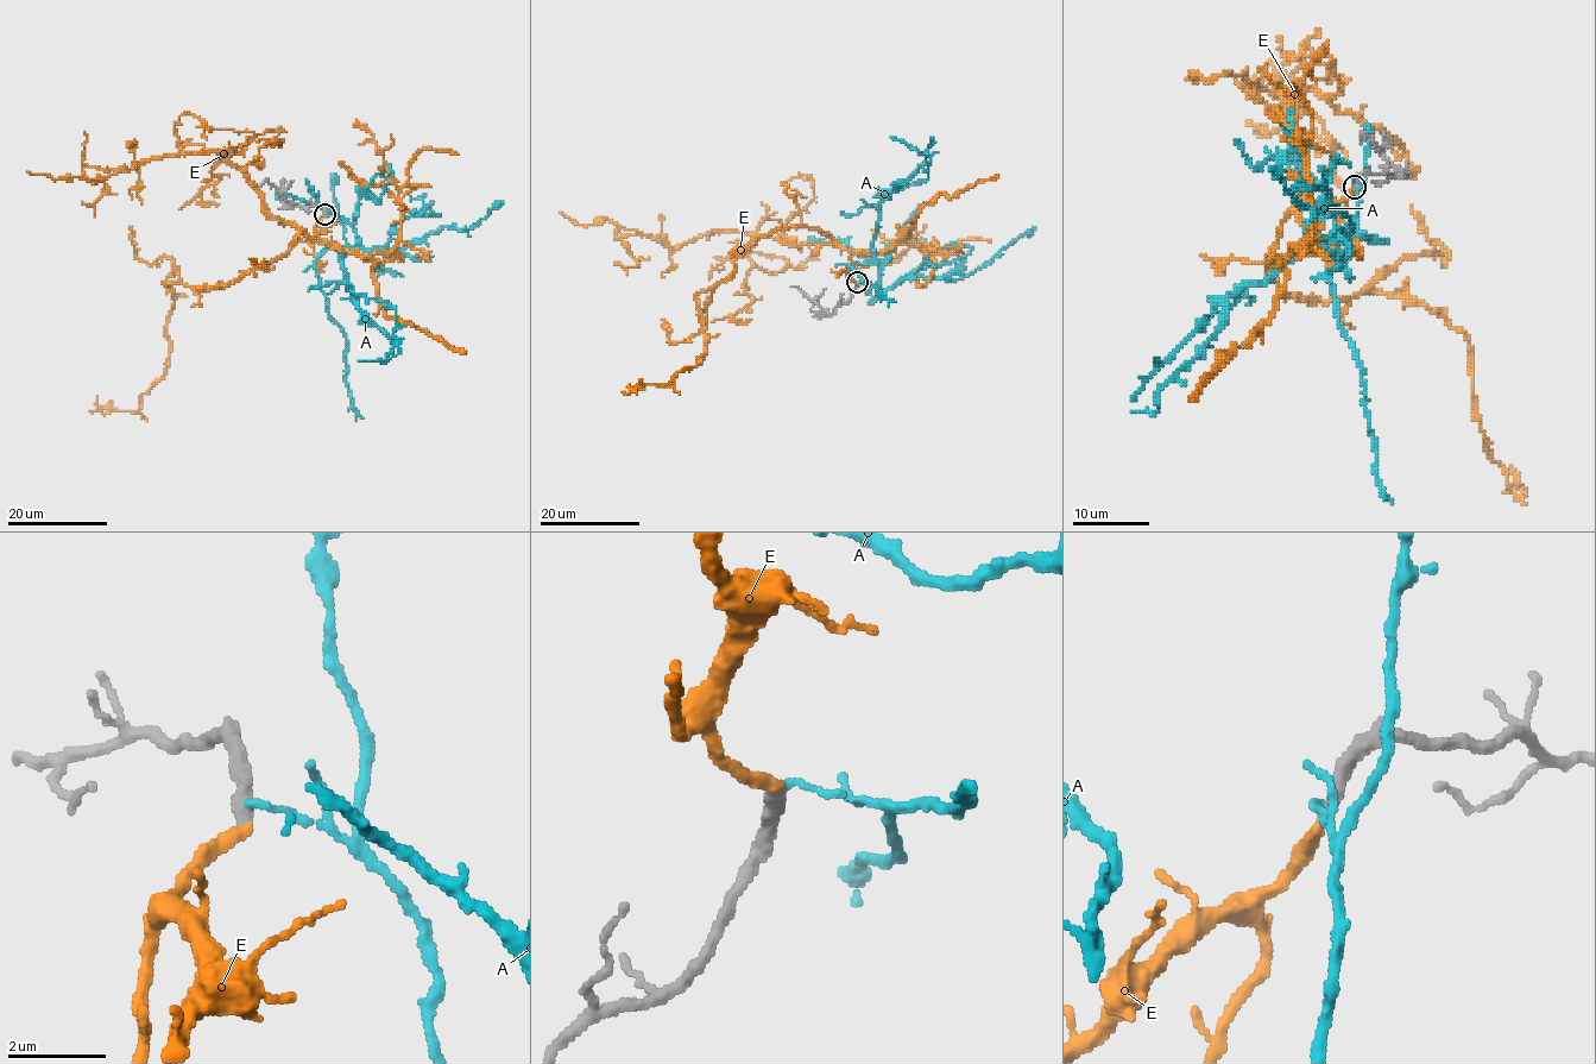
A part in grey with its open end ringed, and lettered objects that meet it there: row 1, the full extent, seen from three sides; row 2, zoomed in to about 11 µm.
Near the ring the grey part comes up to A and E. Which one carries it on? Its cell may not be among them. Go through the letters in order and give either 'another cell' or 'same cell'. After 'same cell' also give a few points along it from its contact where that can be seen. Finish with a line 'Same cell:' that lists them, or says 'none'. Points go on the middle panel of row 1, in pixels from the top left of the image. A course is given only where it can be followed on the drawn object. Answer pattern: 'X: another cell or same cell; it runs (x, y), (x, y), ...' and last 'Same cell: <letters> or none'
A: another cell
E: same cell; it runs (857, 282), (851, 252), (828, 234), (776, 227), (695, 295), (701, 359), (664, 385), (629, 384)
Same cell: E

